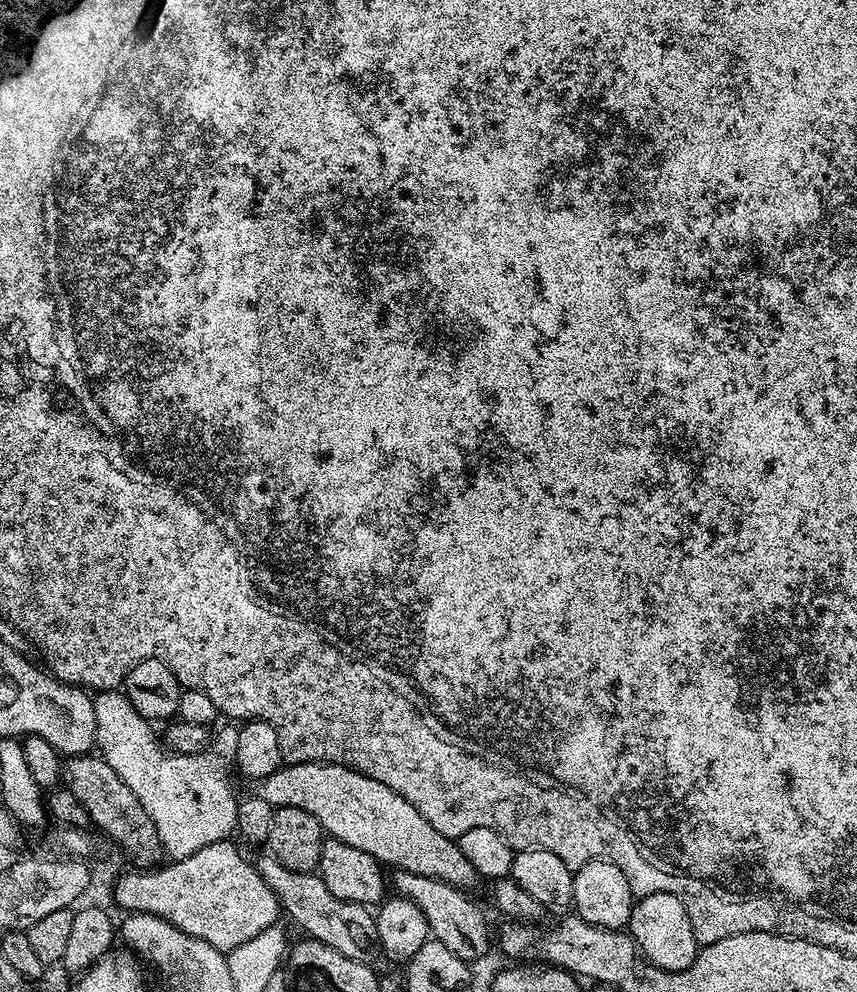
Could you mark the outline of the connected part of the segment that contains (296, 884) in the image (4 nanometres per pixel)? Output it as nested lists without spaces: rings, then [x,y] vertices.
[[[271,854],[257,859],[255,866],[266,886],[274,890],[283,915],[289,916],[304,931],[305,937],[338,950],[338,954],[346,954],[346,958],[354,958],[366,965],[373,963],[372,959],[380,952],[380,939],[375,915],[365,905],[334,898],[334,894],[326,890],[326,882],[319,874],[286,870],[286,866]]]

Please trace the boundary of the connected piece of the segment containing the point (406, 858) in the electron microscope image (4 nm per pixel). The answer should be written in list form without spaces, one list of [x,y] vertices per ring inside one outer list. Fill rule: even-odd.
[[[317,762],[315,764],[284,764],[277,772],[270,774],[262,782],[257,783],[254,792],[255,795],[261,796],[266,802],[270,802],[275,809],[301,808],[302,810],[306,810],[306,814],[314,814],[314,818],[318,818],[318,822],[324,827],[325,833],[331,839],[346,842],[346,846],[354,846],[354,850],[366,850],[366,854],[370,854],[375,860],[380,861],[381,865],[389,866],[388,864],[397,864],[395,867],[399,871],[409,872],[410,874],[422,874],[426,878],[441,880],[450,886],[465,890],[472,890],[472,887],[478,883],[476,867],[472,864],[471,860],[466,858],[466,854],[462,854],[462,850],[457,841],[451,840],[446,834],[438,834],[438,830],[434,830],[434,826],[430,826],[430,822],[426,822],[426,818],[422,818],[422,814],[418,814],[418,810],[414,810],[414,806],[410,806],[410,802],[406,802],[406,798],[402,798],[402,794],[390,790],[390,786],[386,786],[366,774],[355,772],[352,768],[347,768],[344,764],[325,764],[323,762]]]

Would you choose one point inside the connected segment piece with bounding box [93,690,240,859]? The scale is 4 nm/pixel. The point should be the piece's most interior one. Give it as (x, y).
(188, 797)

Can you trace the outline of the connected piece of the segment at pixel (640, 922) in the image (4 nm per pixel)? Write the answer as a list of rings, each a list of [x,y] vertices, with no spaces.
[[[659,892],[639,897],[633,903],[627,931],[632,941],[640,947],[640,953],[662,970],[674,970],[675,972],[686,970],[686,966],[694,962],[698,945],[694,938],[692,923],[686,906],[674,894]]]

